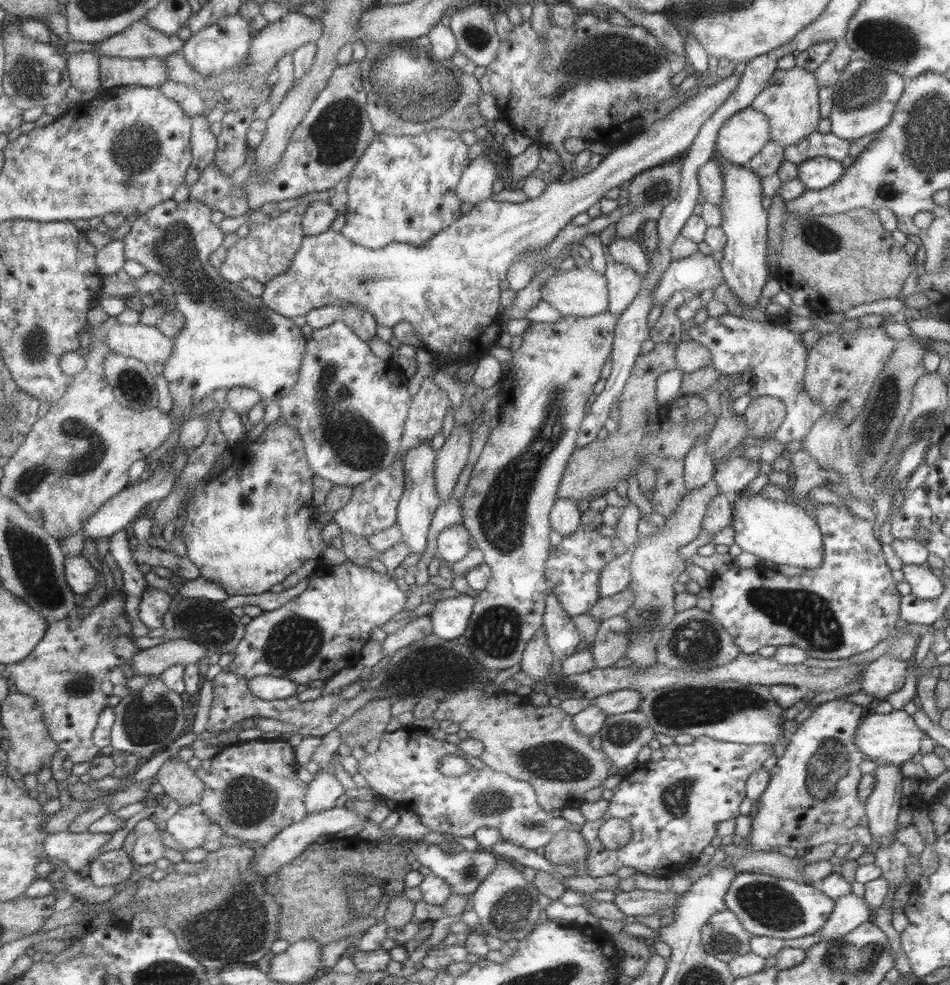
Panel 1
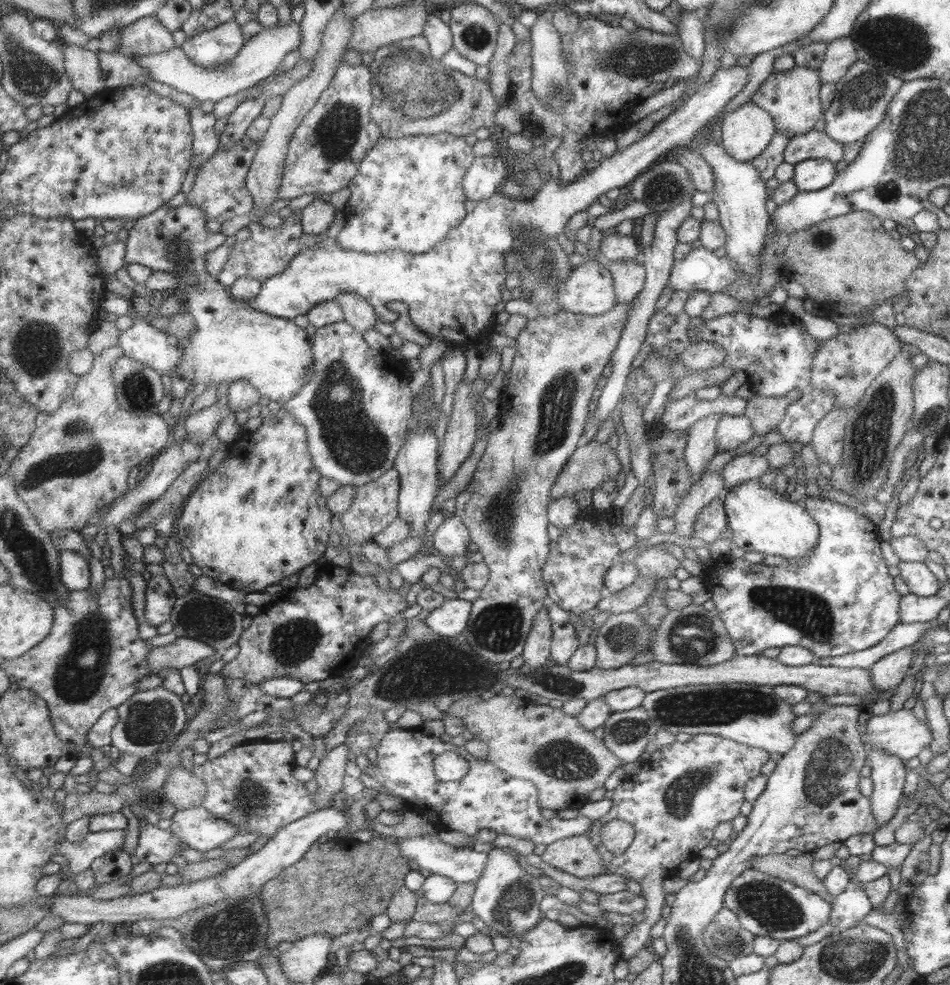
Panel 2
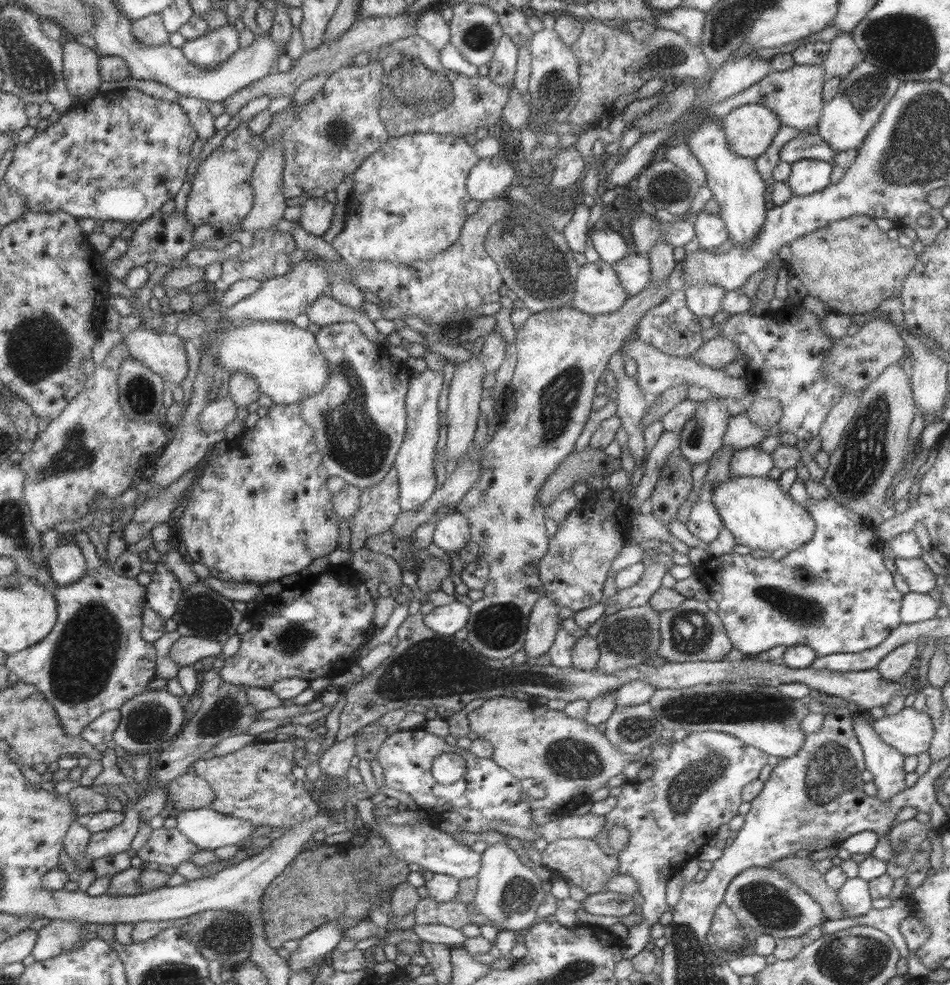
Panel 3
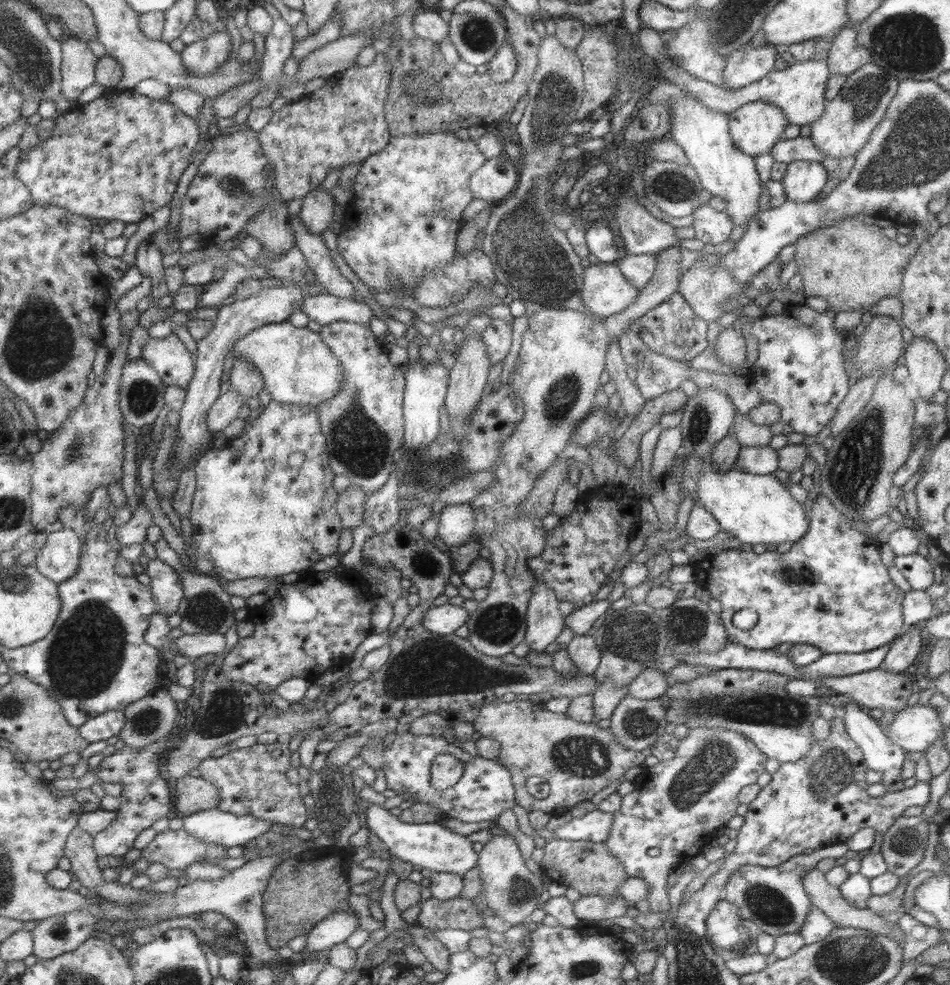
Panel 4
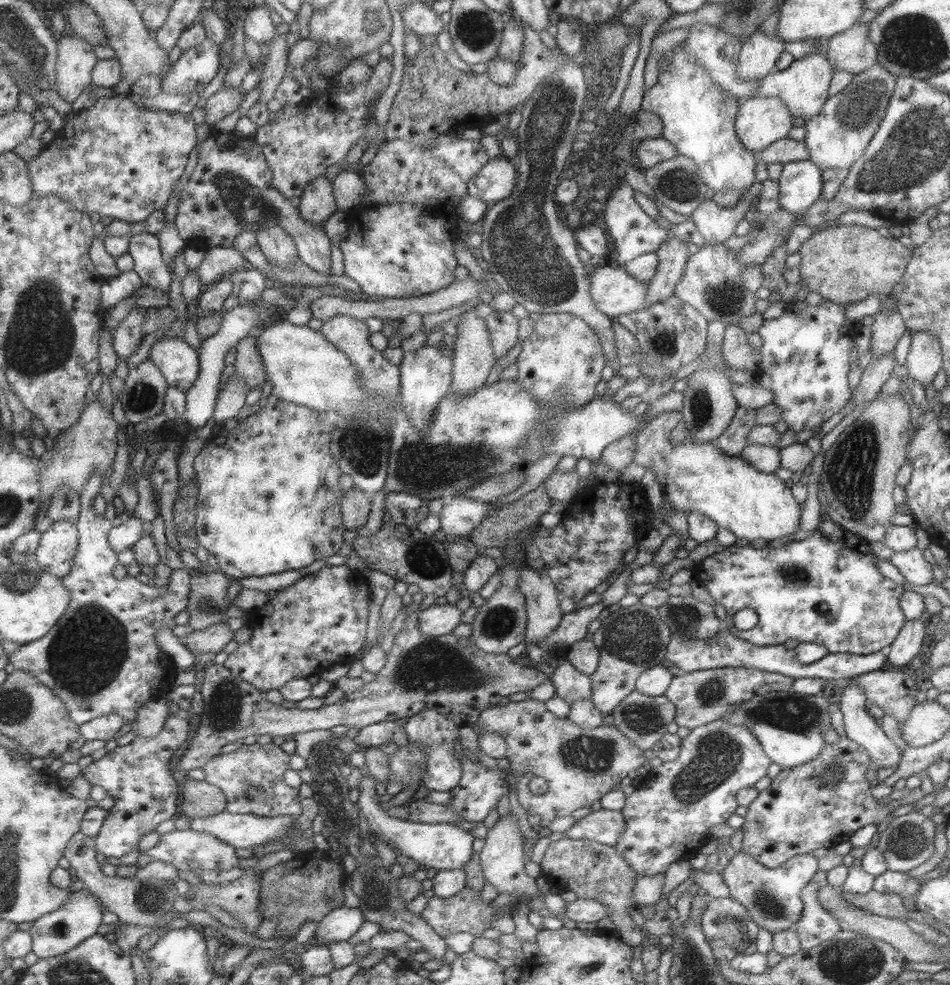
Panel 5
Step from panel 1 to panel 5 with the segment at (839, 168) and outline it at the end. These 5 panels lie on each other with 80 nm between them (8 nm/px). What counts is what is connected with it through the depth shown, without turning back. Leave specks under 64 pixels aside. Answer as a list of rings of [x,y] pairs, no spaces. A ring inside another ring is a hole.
[[[809,159],[782,164],[782,171],[776,180],[780,208],[792,214],[804,213],[820,198],[821,173]]]

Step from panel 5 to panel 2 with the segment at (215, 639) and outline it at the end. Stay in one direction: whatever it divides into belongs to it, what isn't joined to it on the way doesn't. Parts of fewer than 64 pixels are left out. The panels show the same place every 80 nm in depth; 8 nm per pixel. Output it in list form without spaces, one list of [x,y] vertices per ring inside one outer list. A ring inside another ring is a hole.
[[[177,637],[173,643],[154,648],[148,661],[152,674],[159,674],[159,670],[166,668],[182,669],[193,666],[217,652],[214,646],[197,640],[197,638]]]

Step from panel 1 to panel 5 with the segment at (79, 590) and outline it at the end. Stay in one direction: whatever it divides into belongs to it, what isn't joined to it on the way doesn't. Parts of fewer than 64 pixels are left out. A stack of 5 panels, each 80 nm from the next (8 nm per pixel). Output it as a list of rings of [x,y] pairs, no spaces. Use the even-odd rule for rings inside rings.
[[[73,521],[50,522],[42,533],[42,541],[35,556],[45,572],[65,578],[75,566],[79,541],[78,525]]]

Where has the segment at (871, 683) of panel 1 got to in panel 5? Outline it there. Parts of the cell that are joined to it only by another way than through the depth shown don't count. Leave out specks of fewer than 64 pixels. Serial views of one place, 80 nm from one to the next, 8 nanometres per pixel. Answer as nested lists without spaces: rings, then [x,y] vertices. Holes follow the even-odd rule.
[[[925,617],[915,620],[906,620],[899,629],[897,636],[888,646],[890,651],[886,657],[893,669],[899,669],[904,664],[907,664],[911,659],[923,649],[923,644],[926,640]]]

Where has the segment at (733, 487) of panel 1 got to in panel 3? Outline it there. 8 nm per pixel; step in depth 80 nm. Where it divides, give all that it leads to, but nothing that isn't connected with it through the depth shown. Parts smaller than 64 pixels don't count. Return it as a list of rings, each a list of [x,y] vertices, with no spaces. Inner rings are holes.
[[[748,447],[737,450],[729,461],[729,478],[741,476],[767,477],[773,469],[770,454],[765,454],[758,447]]]

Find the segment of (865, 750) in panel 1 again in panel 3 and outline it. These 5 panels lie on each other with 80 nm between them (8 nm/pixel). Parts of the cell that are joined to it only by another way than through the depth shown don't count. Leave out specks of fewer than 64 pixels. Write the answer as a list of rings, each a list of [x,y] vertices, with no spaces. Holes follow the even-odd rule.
[[[903,708],[893,716],[873,719],[873,730],[879,738],[903,756],[925,752],[930,745],[934,728],[925,711]]]

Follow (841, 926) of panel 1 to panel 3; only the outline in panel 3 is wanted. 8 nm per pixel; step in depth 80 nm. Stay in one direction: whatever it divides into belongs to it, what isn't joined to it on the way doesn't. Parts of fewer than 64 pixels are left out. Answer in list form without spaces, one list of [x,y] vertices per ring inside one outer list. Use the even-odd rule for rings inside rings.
[[[859,877],[848,878],[836,890],[837,900],[848,917],[865,915],[872,907],[868,882]]]

